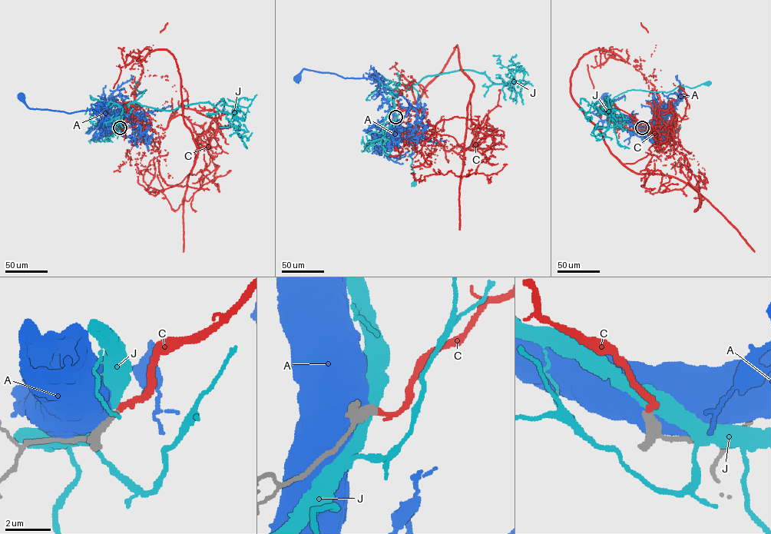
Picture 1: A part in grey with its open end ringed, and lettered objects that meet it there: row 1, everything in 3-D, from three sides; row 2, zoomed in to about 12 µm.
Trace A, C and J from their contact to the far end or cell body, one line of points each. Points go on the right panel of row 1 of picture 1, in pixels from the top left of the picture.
A: (642, 127), (627, 116), (609, 116), (603, 110), (603, 113), (594, 108), (603, 97)
C: (642, 127), (669, 137), (678, 114), (622, 164), (572, 97), (584, 54), (644, 74), (664, 131), (671, 111)
J: (642, 127), (613, 117), (610, 108), (612, 100), (632, 89), (667, 92), (678, 86), (693, 87), (708, 84)

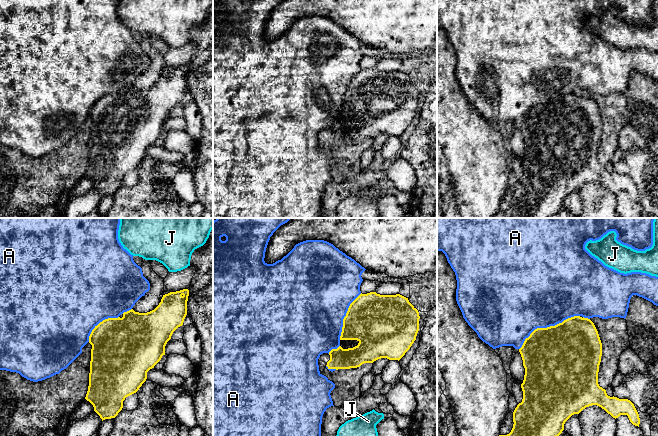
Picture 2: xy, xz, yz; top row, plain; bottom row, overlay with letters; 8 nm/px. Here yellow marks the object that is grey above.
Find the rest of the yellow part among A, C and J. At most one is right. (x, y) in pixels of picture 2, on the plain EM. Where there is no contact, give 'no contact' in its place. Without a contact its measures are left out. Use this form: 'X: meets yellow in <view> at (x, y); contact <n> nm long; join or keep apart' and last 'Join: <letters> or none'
A: meets yellow in yz at (547, 103); contact 550 nm long; keep apart
C: no contact; join
J: no contact; keep apart
Join: C

